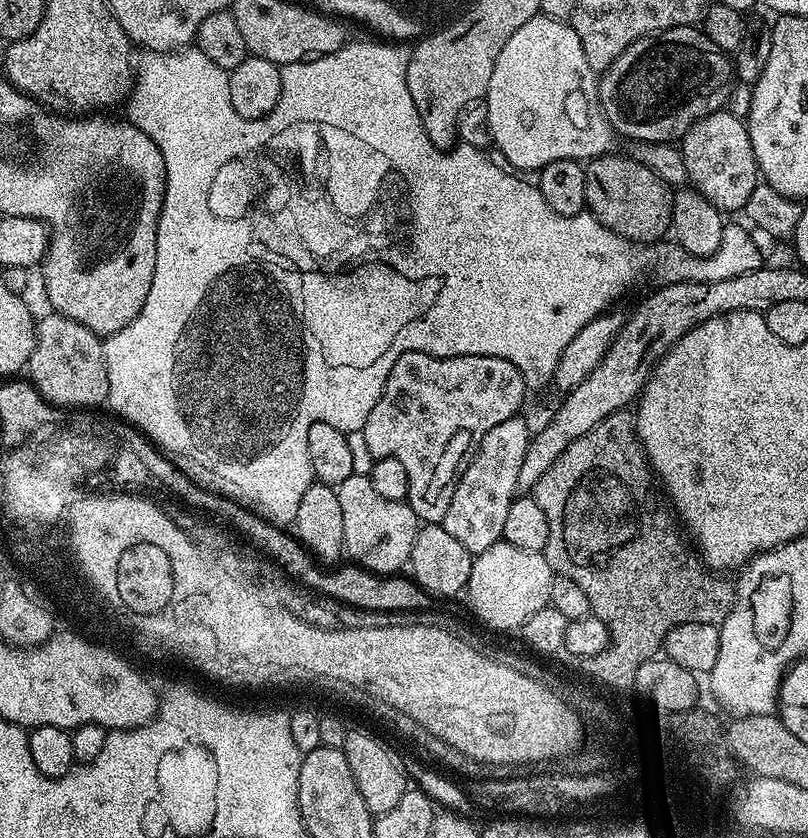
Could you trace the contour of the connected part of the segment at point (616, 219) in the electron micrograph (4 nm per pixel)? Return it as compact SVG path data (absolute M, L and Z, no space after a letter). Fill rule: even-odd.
M605 154L587 161L584 170L587 211L592 213L598 224L606 226L633 245L648 246L663 241L672 226L673 193L669 185L664 183L661 176L654 174L654 170L642 166L631 155L616 155Z

